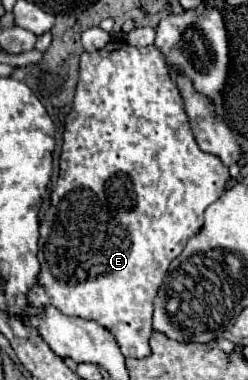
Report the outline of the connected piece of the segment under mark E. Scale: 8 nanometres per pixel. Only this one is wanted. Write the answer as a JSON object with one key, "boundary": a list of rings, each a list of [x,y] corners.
{"boundary":[[[109,42],[105,48],[95,50],[95,52],[83,52],[81,54],[81,64],[79,64],[79,82],[77,82],[77,92],[73,100],[73,108],[65,118],[65,132],[63,132],[63,148],[61,148],[61,158],[59,158],[59,176],[55,182],[55,188],[51,192],[51,206],[45,212],[43,222],[39,224],[39,262],[41,262],[41,272],[37,276],[37,284],[27,292],[27,316],[39,316],[47,306],[55,306],[67,316],[81,316],[81,318],[91,318],[111,330],[115,340],[119,342],[119,348],[125,358],[145,358],[151,354],[149,350],[149,336],[153,332],[151,326],[151,316],[153,316],[153,300],[157,296],[159,286],[163,284],[163,278],[167,274],[167,268],[171,260],[175,260],[187,240],[197,234],[203,226],[203,212],[209,204],[213,204],[223,192],[225,192],[225,182],[229,180],[229,172],[223,166],[223,162],[207,152],[201,152],[195,136],[189,126],[189,118],[185,114],[183,98],[179,94],[177,84],[171,80],[171,74],[165,66],[165,58],[159,54],[155,46],[145,46],[137,48],[127,42]]]}

